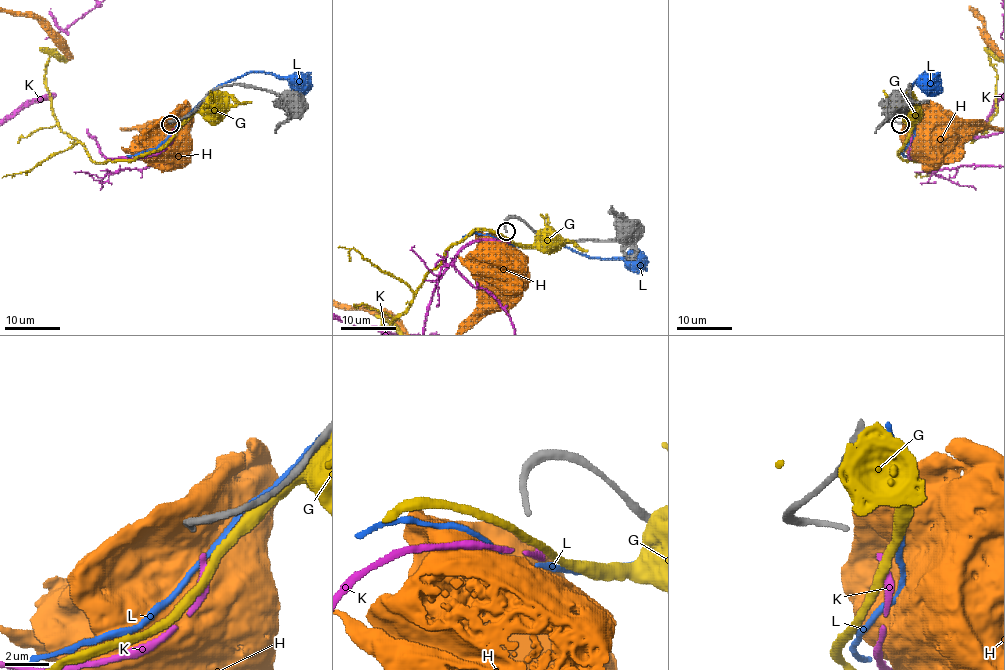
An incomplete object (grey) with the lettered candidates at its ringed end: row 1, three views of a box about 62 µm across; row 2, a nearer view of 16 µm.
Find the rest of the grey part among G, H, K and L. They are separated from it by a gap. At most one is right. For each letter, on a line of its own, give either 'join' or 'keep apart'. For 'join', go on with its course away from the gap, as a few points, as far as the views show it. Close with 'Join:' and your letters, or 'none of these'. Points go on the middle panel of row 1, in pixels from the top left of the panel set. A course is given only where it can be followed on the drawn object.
G: keep apart
H: keep apart
K: join
L: keep apart
Join: K

